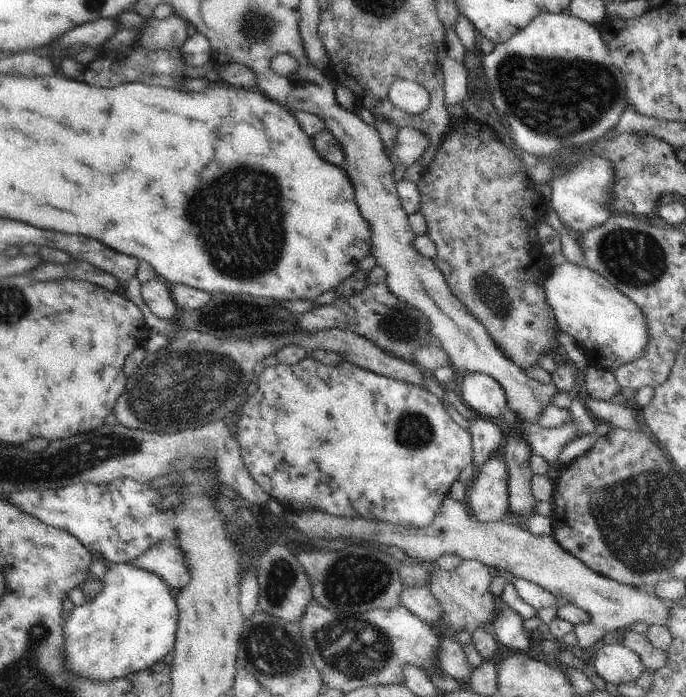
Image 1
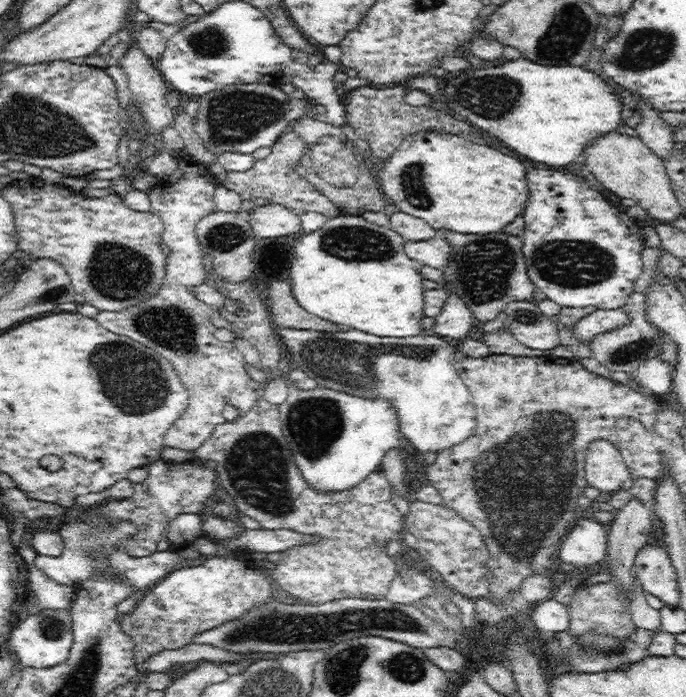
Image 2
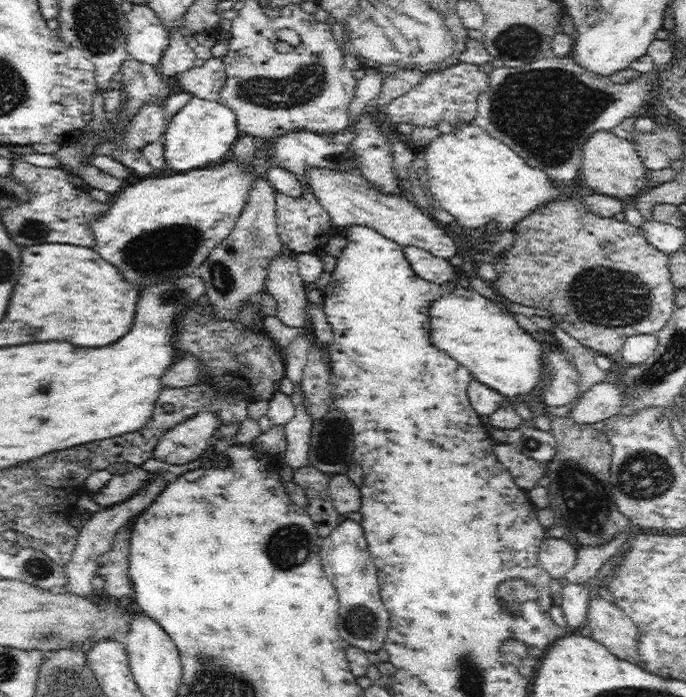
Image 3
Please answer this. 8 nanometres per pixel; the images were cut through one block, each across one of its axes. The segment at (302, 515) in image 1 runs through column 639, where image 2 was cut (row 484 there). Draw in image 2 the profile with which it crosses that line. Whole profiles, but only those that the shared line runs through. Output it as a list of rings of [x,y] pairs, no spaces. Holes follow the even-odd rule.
[[[595,440],[585,454],[585,480],[602,492],[614,492],[631,475],[621,452],[609,440]]]

